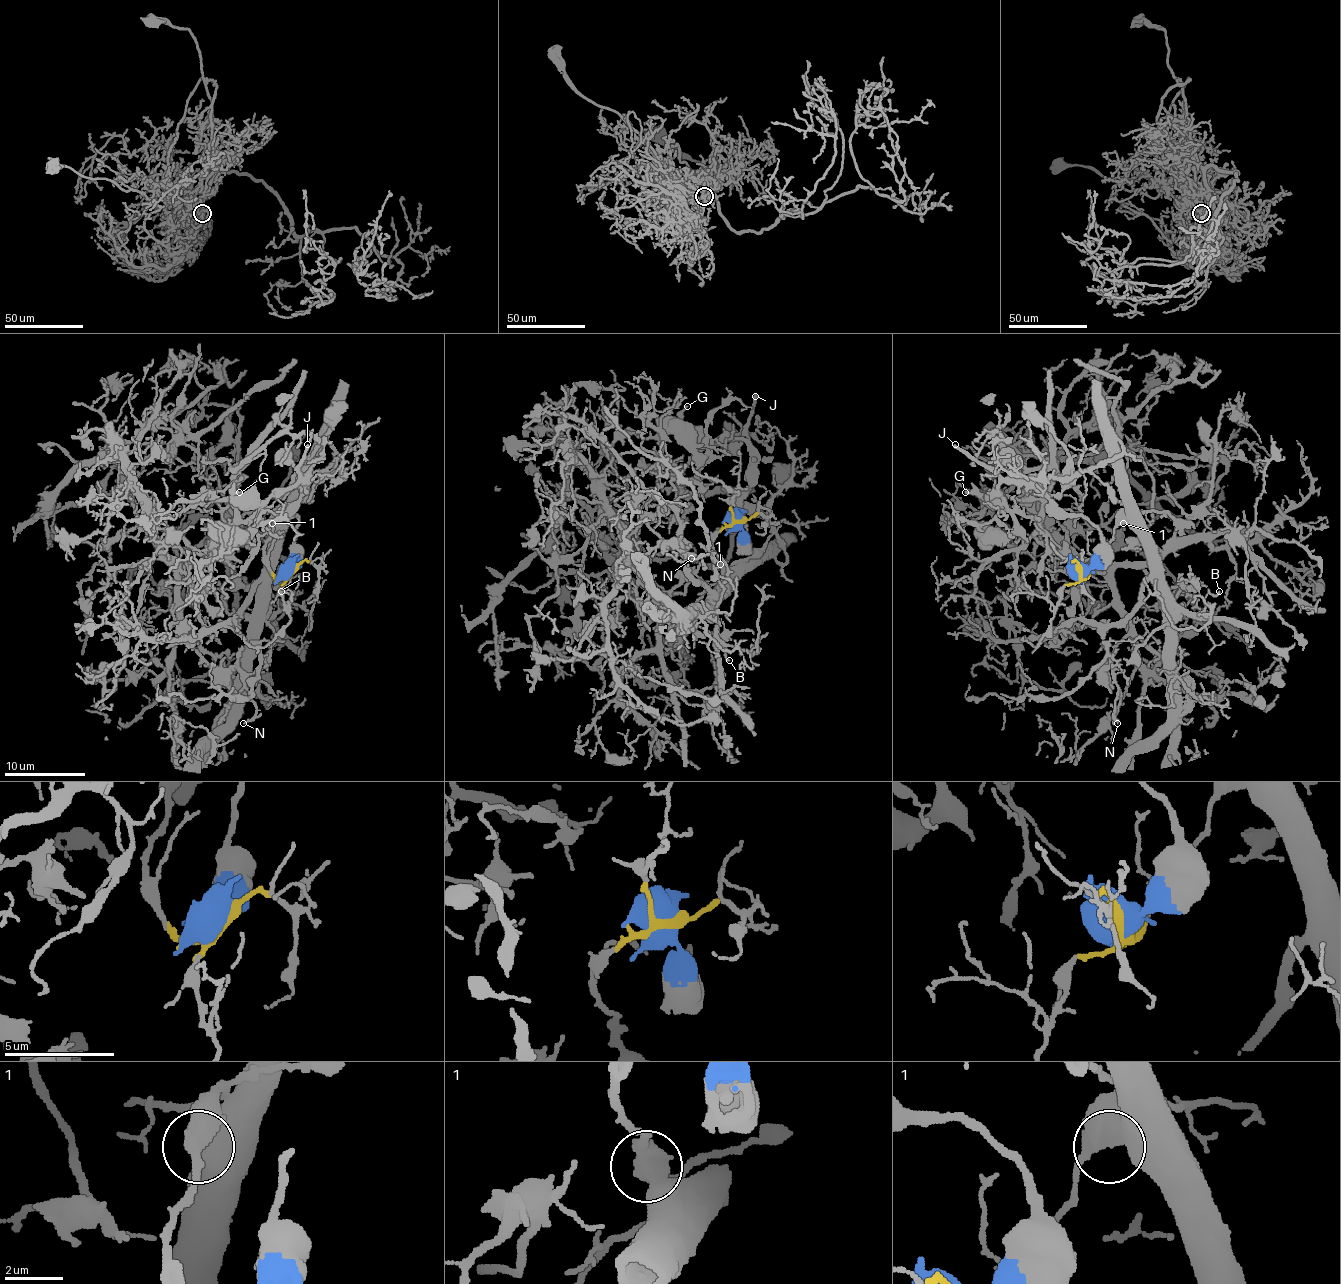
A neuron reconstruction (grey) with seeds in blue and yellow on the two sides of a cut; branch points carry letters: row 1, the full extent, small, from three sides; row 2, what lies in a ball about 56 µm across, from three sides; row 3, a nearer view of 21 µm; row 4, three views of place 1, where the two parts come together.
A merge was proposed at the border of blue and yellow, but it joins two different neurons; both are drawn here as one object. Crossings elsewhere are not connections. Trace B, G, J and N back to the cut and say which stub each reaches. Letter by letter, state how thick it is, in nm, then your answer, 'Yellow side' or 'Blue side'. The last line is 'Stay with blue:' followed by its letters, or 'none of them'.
B: Thickness 110 nm. Yellow side
G: Thickness 160 nm. Blue side
J: Thickness 280 nm. Blue side
N: Thickness 130 nm. Yellow side
Stay with blue: G, J

